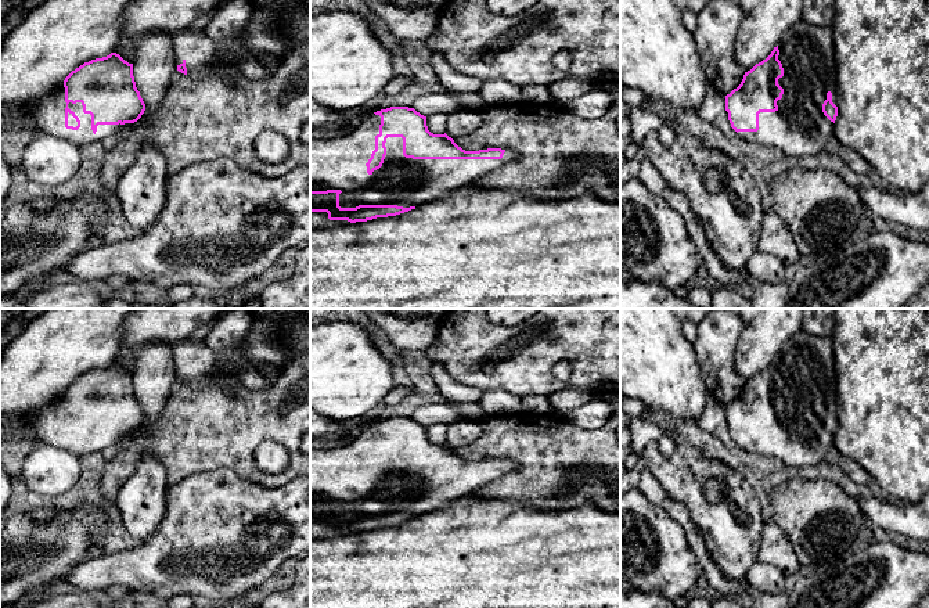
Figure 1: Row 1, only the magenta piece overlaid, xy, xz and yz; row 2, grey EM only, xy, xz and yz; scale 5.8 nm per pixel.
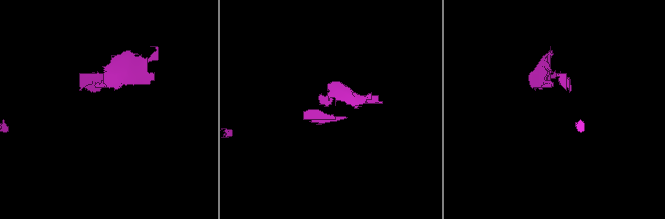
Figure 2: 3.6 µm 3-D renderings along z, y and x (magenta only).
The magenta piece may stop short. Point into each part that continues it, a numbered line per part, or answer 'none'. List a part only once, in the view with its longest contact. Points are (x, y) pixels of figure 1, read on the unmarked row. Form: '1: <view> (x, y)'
1: xz (339, 474)

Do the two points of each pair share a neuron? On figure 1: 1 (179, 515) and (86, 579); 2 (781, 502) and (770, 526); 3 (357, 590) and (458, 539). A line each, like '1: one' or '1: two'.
1: one
2: two
3: one

